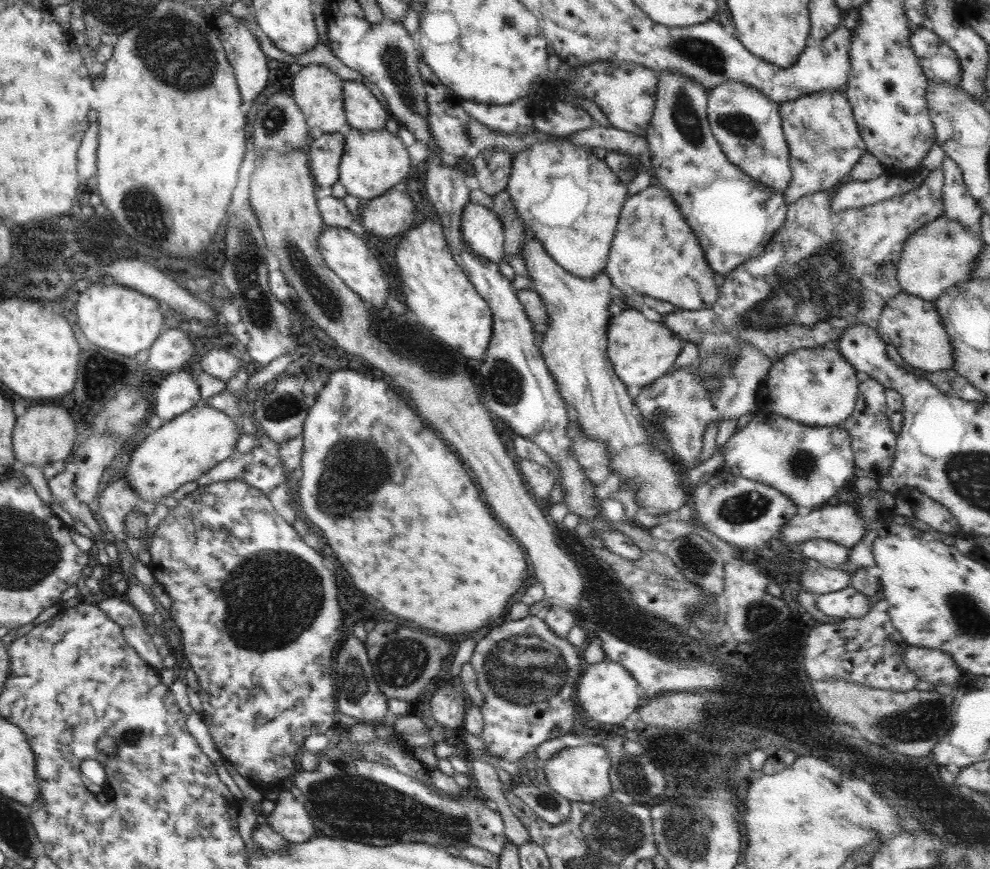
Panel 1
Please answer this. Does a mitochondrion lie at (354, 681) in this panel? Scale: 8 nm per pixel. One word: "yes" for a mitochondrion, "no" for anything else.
yes

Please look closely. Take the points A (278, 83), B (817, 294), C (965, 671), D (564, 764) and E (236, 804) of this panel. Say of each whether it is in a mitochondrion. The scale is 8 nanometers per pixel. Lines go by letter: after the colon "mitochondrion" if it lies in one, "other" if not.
A: mitochondrion
B: mitochondrion
C: other
D: other
E: other

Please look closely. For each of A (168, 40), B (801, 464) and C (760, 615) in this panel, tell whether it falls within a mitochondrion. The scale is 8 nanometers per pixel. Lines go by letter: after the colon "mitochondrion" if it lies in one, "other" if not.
A: mitochondrion
B: mitochondrion
C: mitochondrion

